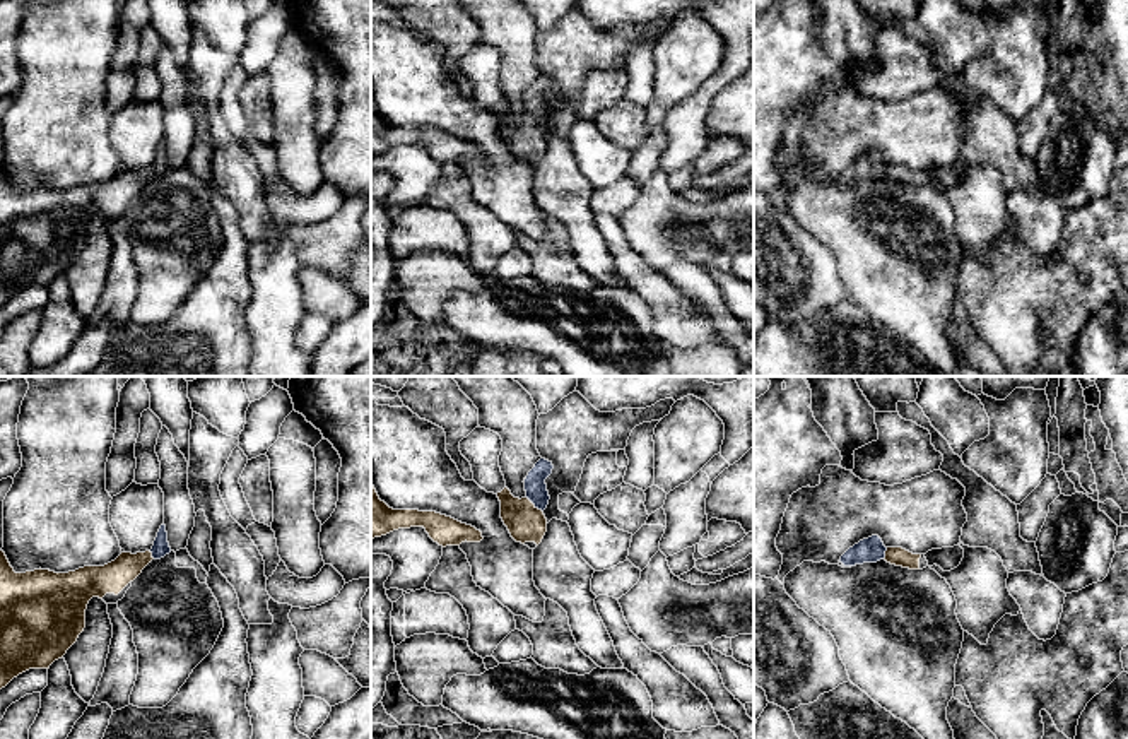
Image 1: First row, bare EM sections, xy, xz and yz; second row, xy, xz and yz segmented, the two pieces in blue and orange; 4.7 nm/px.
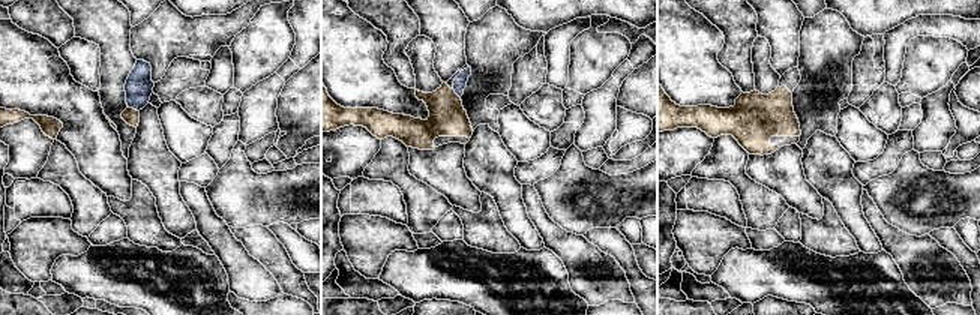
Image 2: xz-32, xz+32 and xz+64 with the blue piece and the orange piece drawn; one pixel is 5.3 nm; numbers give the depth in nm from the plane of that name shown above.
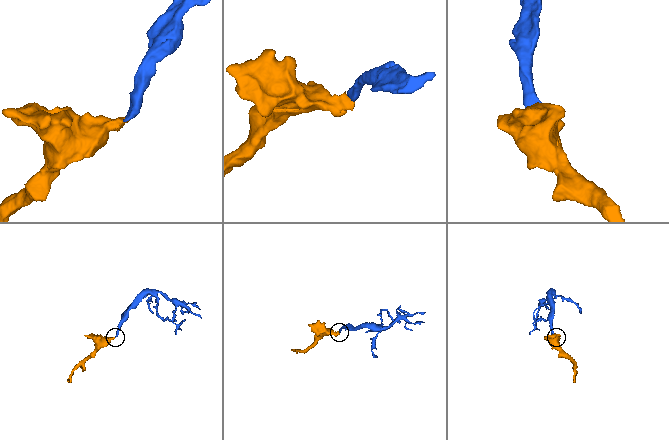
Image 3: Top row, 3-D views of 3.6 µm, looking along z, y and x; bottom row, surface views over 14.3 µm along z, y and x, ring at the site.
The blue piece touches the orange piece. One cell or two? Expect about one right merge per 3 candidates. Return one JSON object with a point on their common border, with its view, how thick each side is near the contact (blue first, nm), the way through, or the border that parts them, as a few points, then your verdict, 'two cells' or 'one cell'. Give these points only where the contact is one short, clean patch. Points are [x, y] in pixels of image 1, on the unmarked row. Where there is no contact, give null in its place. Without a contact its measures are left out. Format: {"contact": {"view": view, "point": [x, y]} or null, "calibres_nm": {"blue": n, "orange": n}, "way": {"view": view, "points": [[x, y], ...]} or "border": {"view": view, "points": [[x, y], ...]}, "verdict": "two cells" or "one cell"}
{"contact": {"view": "xz", "point": [535, 122]}, "calibres_nm": {"blue": 100, "orange": 180}, "way": {"view": "xz", "points": [[535, 103], [535, 122], [527, 130], [527, 141]]}, "verdict": "one cell"}

